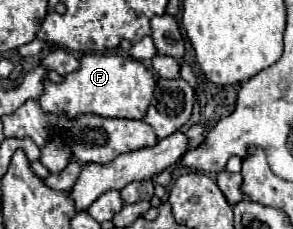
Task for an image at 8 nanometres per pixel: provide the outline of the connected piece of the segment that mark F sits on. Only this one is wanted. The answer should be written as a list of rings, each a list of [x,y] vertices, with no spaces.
[[[83,54],[79,70],[65,76],[63,84],[45,82],[45,92],[39,104],[45,112],[69,112],[75,118],[81,112],[93,112],[109,118],[137,118],[141,120],[157,88],[157,74],[153,74],[141,60],[123,58],[117,54]]]

